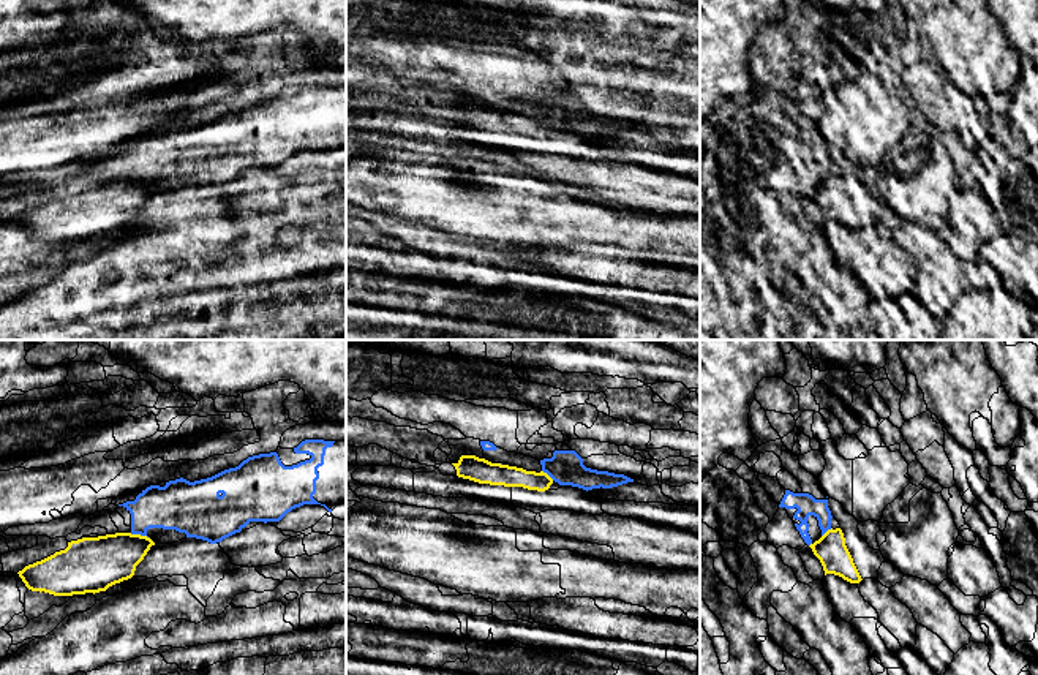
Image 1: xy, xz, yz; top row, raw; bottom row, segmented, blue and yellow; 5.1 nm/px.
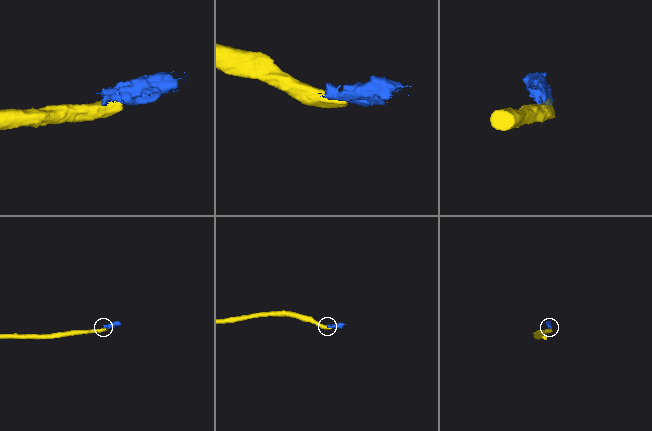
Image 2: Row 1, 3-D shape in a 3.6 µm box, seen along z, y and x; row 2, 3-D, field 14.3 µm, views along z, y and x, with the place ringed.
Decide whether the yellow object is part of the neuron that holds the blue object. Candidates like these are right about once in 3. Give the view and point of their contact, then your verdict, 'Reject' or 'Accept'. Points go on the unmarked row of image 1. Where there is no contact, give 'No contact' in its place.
Touches blue at xy (139, 179). Reject

